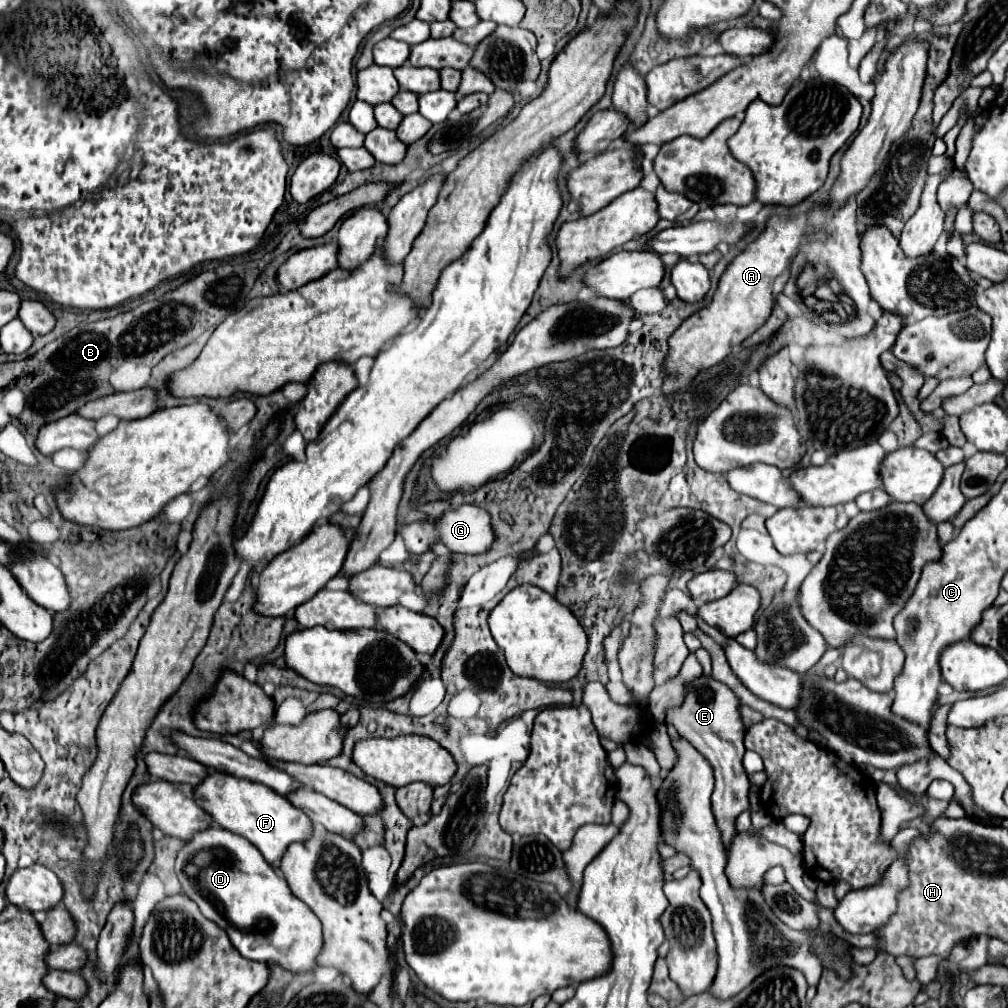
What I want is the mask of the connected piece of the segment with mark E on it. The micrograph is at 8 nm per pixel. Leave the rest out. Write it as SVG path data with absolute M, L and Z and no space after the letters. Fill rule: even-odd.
M700 675L690 683L686 683L684 701L666 711L666 721L672 723L680 735L692 739L694 745L712 763L716 777L716 787L712 793L712 813L716 817L716 825L726 849L732 843L732 837L736 835L736 817L750 805L748 795L752 787L748 775L742 769L742 757L746 749L744 749L744 725L738 713L738 705L740 701L724 683Z

